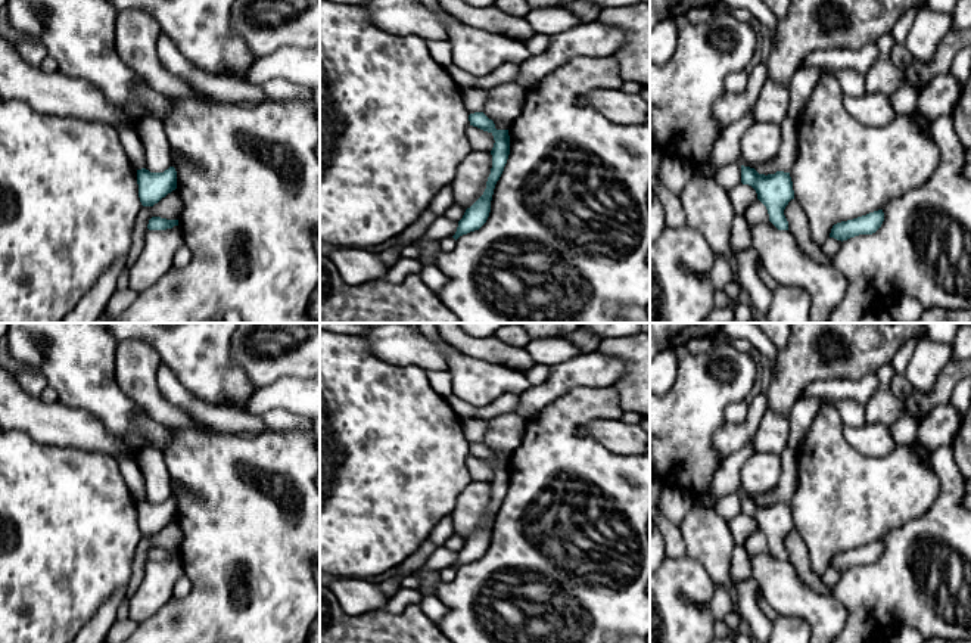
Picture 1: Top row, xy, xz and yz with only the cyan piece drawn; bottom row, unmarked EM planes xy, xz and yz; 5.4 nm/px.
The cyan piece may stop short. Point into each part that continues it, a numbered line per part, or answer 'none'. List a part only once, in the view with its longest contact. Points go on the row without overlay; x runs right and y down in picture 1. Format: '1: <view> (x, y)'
none

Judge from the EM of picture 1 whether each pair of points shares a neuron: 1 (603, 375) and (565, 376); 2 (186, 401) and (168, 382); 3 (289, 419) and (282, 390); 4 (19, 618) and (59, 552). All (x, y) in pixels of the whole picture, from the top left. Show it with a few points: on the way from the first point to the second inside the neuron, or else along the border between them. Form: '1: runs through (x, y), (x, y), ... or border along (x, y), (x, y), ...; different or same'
1: runs through (594, 375), (573, 375); same
2: runs through (181, 397), (171, 387); same
3: border along (261, 415), (273, 409), (286, 409), (304, 418); different
4: runs through (19, 602), (19, 592), (43, 568); same

